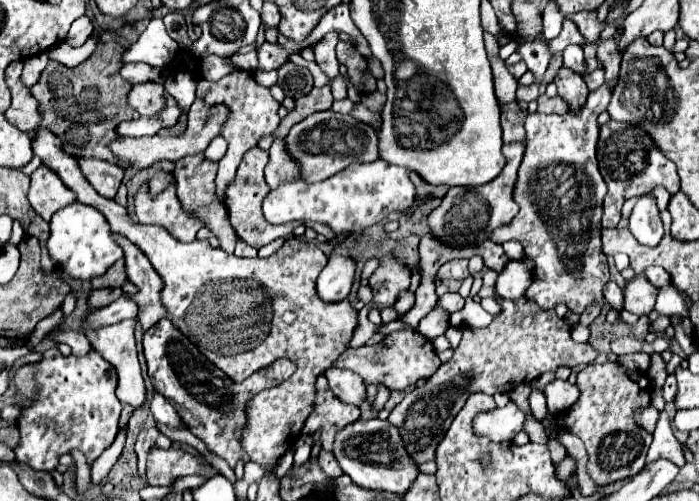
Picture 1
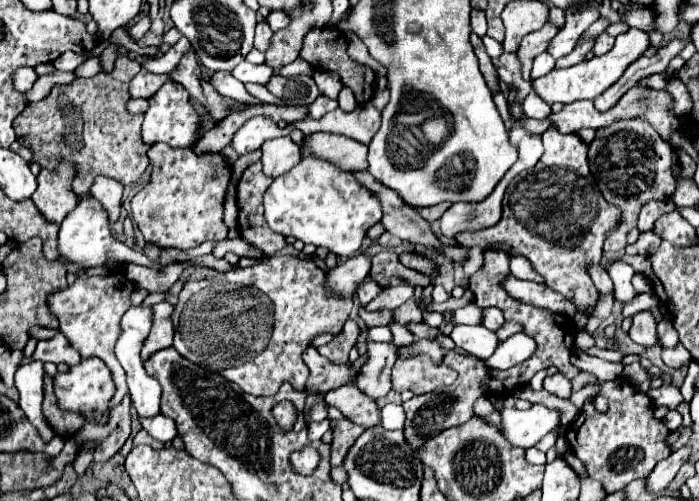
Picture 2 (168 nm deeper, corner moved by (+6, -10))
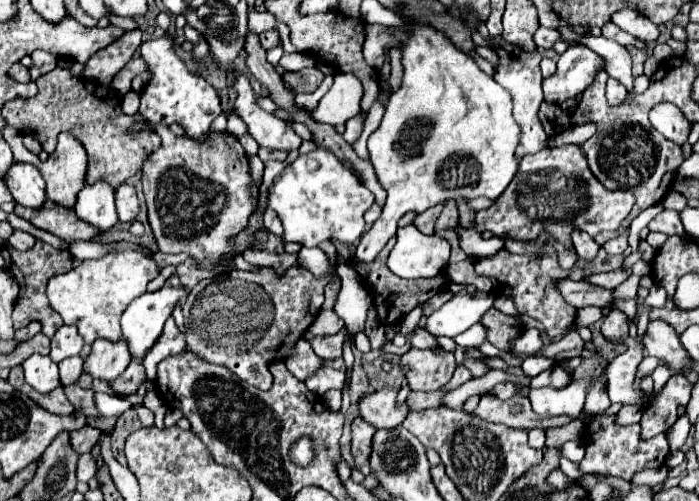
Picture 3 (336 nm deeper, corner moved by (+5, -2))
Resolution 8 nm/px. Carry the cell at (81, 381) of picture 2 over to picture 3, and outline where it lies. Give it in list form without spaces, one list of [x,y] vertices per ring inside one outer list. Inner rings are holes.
[[[122,337],[120,341],[98,339],[92,343],[92,355],[84,363],[84,371],[94,379],[114,381],[120,377],[132,361],[132,353],[128,349],[128,341]]]

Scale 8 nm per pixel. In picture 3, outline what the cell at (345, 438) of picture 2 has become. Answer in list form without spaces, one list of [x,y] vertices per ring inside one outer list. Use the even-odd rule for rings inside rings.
[[[354,419],[352,423],[352,455],[356,461],[356,467],[364,473],[370,475],[370,453],[372,453],[372,437],[374,437],[376,429],[370,427],[370,423],[366,423],[364,419]]]

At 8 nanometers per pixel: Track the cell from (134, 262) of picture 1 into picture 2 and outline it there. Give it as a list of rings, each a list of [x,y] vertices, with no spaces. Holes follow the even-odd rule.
[[[159,301],[151,309],[153,309],[153,327],[141,349],[143,359],[147,359],[153,351],[159,351],[161,347],[169,347],[173,341],[173,323],[171,323],[173,307],[171,307],[171,303]]]

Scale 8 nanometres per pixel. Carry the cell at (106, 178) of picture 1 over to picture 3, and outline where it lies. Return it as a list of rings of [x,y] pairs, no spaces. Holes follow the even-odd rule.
[[[122,183],[116,191],[118,191],[118,199],[116,199],[118,217],[124,223],[132,223],[140,213],[140,201],[136,197],[136,189],[132,185]]]

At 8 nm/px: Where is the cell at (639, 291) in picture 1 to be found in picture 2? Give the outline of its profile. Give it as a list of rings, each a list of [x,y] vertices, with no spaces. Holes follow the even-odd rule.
[[[639,311],[633,315],[633,323],[629,329],[629,337],[643,345],[643,347],[651,347],[657,343],[657,331],[655,331],[657,323],[651,311]]]

